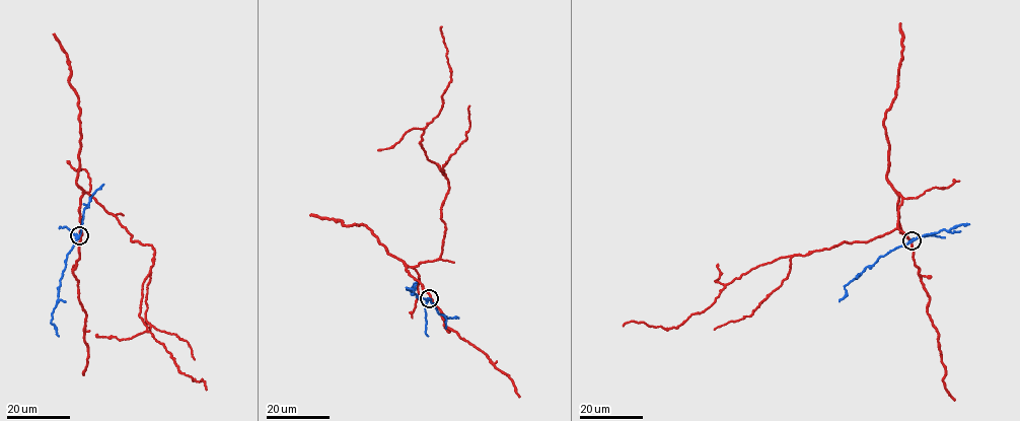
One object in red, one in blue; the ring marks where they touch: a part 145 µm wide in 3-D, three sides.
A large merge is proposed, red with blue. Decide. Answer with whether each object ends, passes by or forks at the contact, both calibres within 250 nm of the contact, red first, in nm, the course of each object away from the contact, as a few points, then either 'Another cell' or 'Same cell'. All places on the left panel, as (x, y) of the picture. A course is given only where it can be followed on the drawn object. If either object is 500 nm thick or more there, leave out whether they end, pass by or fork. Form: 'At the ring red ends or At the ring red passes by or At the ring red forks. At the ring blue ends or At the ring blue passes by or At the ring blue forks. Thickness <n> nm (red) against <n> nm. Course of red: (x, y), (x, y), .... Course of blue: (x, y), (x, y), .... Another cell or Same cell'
At the ring red passes by. At the ring blue forks. Thickness 320 nm (red) against 300 nm. Course of red: (79, 235), (86, 192), (133, 242), (153, 248), (139, 316), (178, 371), (207, 390). Course of blue: (79, 235), (67, 255), (52, 314), (51, 322), (58, 336). Another cell

